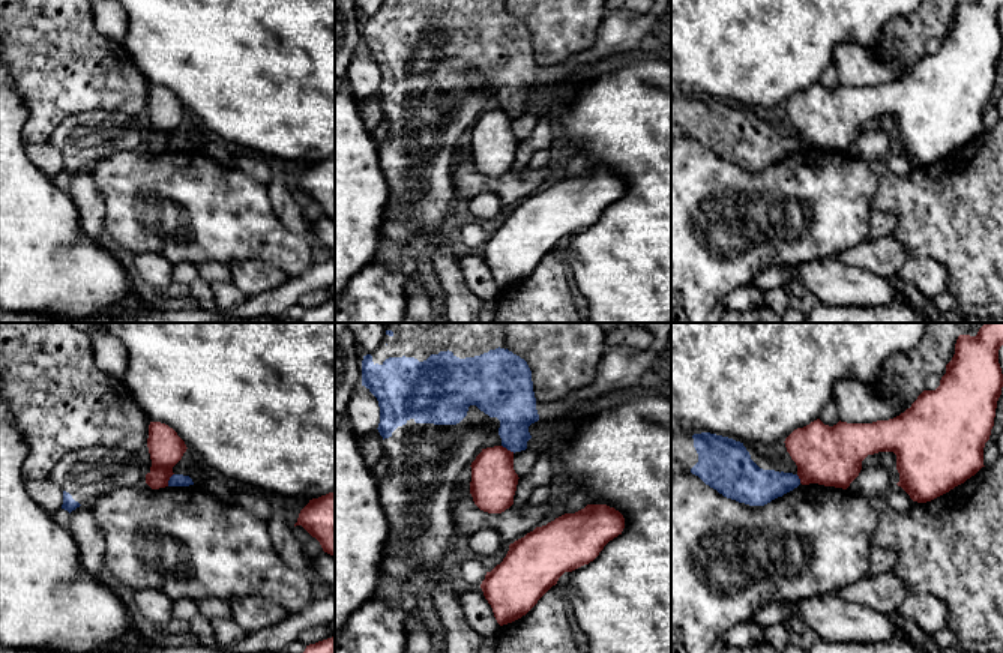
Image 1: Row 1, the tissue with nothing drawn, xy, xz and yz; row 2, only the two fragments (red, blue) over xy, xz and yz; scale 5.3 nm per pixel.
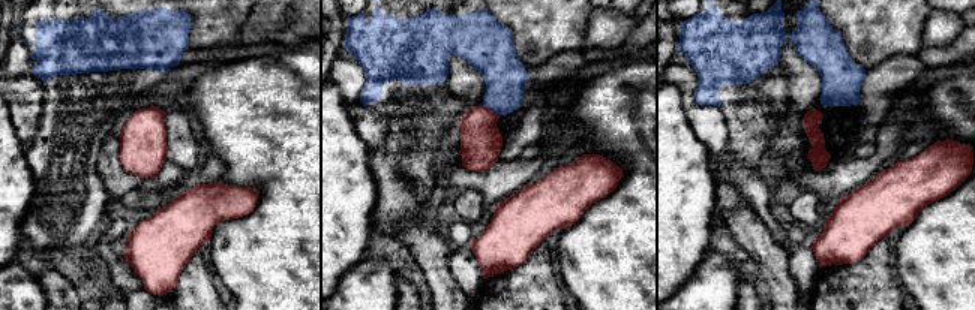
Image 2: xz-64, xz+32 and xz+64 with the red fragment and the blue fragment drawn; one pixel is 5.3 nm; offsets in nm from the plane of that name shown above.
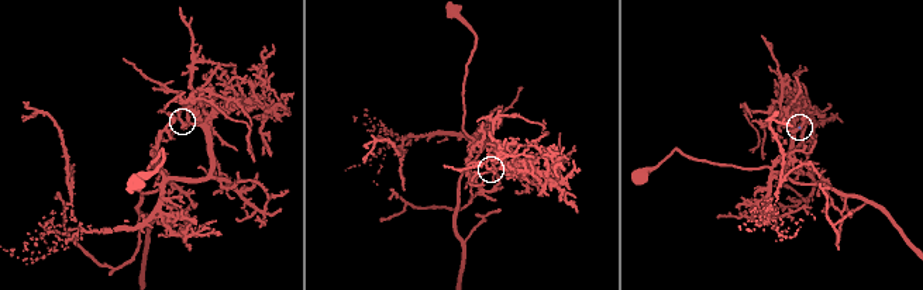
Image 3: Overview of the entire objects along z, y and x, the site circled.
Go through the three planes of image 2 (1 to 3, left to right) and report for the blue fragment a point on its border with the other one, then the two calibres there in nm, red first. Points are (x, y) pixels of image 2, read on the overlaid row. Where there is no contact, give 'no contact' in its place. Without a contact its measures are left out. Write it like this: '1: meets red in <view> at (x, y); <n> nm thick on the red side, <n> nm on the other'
1: no contact
2: meets red in xz+32 at (489, 110); 220 nm thick on the red side, 220 nm on the other
3: no contact

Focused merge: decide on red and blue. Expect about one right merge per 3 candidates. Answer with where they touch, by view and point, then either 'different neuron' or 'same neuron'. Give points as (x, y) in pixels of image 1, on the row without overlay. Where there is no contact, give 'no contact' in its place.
contact xy (168, 143); different neuron

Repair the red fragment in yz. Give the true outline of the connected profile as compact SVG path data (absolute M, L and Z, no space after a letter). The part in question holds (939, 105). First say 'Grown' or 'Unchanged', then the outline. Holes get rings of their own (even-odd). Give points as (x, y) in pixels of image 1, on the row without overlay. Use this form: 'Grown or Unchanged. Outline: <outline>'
Unchanged. Outline: M958 0L955 18L935 54L923 54L899 80L872 87L838 86L824 89L820 83L794 93L785 111L797 129L802 149L818 147L847 153L859 140L862 125L878 116L896 119L901 150L913 165L931 165L974 140L983 129L983 111L994 90L1003 38L998 14L1003 0Z

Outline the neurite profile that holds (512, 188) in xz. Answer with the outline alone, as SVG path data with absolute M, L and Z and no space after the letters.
M464 150L458 153L458 161L452 167L452 183L455 192L461 197L471 198L483 192L492 192L500 197L505 207L511 209L539 191L553 170L551 164L542 168L527 165L520 173L511 170L502 177L488 177L474 168L470 150Z

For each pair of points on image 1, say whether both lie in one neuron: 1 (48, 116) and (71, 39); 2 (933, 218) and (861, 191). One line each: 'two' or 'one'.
1: one
2: two

